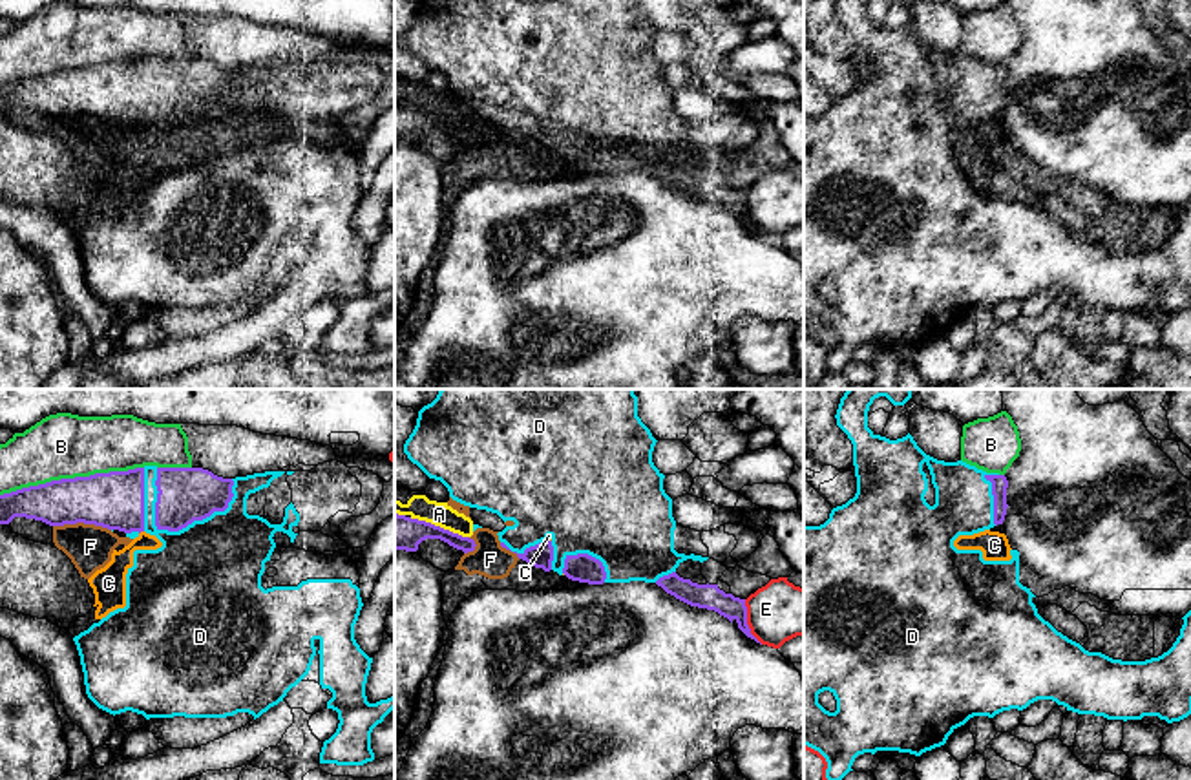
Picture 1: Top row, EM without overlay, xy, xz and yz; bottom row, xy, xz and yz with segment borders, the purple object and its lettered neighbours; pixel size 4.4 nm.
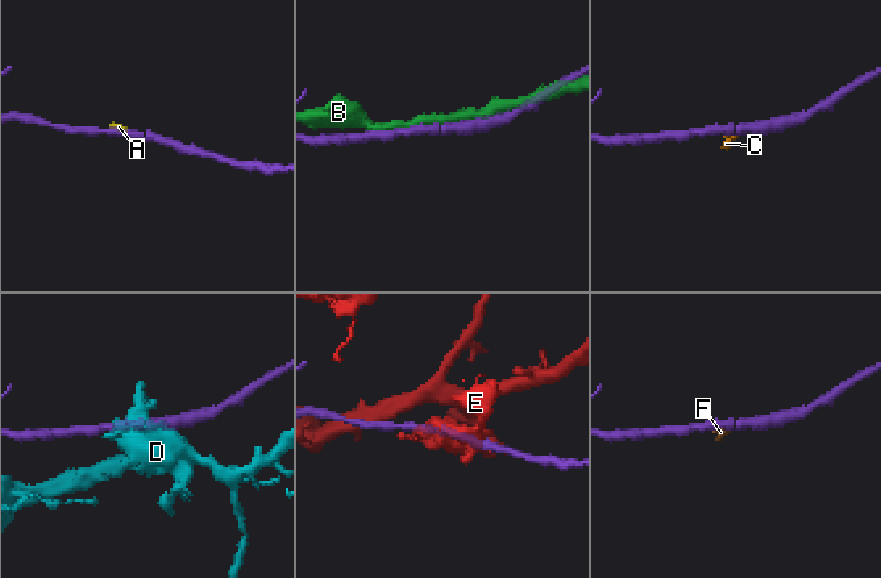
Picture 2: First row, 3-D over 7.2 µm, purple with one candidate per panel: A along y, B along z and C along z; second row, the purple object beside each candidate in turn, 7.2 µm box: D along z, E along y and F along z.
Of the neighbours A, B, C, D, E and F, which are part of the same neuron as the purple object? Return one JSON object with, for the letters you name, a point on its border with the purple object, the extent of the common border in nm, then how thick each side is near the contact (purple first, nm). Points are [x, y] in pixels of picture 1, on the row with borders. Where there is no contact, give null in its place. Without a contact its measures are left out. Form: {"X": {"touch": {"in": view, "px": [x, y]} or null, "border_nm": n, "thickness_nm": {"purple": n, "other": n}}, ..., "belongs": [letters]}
{"belongs": []}

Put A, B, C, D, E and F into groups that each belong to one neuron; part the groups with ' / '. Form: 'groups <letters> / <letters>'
groups A C F / B / D / E

